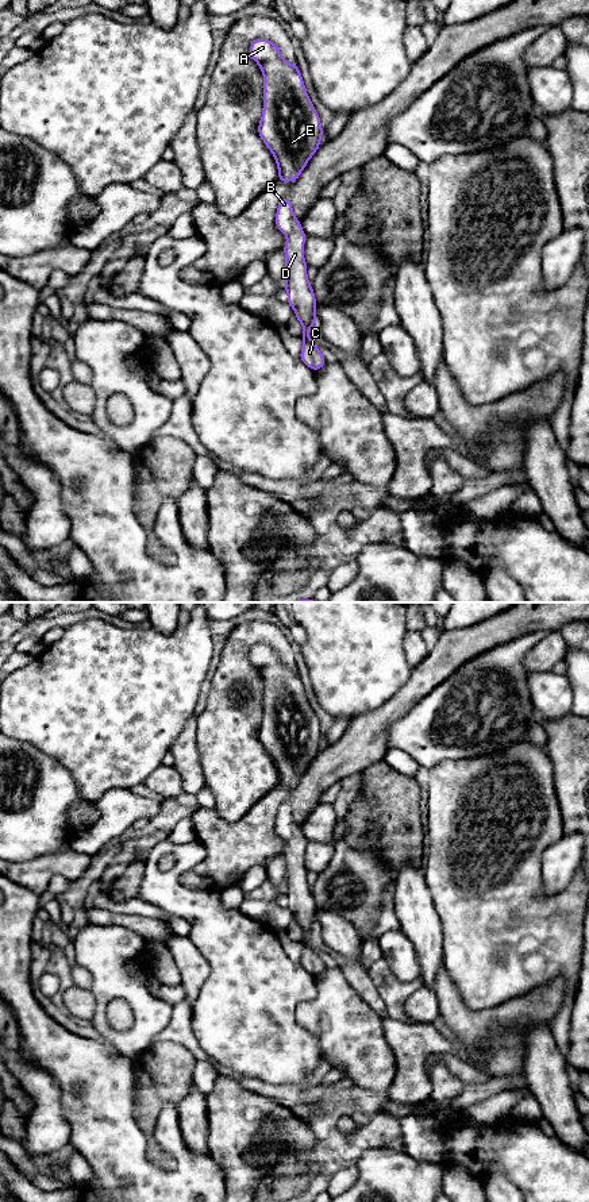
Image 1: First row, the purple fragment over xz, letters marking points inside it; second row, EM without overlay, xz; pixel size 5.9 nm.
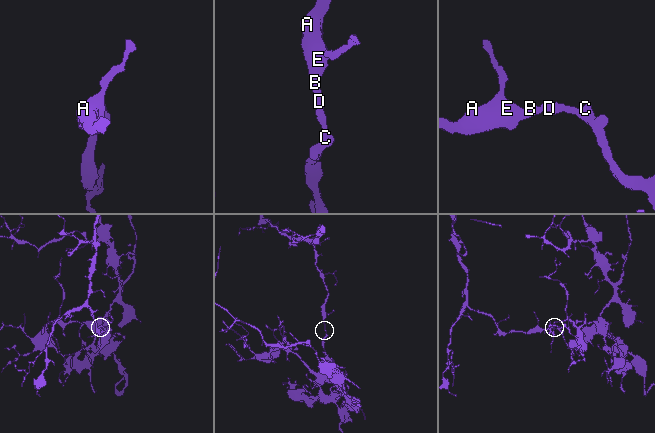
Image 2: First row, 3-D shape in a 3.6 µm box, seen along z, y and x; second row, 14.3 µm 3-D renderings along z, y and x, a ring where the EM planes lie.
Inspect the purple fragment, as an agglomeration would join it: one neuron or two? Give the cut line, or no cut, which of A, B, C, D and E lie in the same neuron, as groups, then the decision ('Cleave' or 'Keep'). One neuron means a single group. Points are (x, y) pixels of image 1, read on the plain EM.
No split. Groups: A B C D E. Keep

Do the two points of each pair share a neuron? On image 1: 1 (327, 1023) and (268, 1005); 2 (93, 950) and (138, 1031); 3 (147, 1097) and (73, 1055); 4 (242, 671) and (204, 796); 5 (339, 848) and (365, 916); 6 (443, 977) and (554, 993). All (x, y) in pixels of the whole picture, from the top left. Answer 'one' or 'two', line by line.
1: two
2: one
3: two
4: two
5: one
6: one

